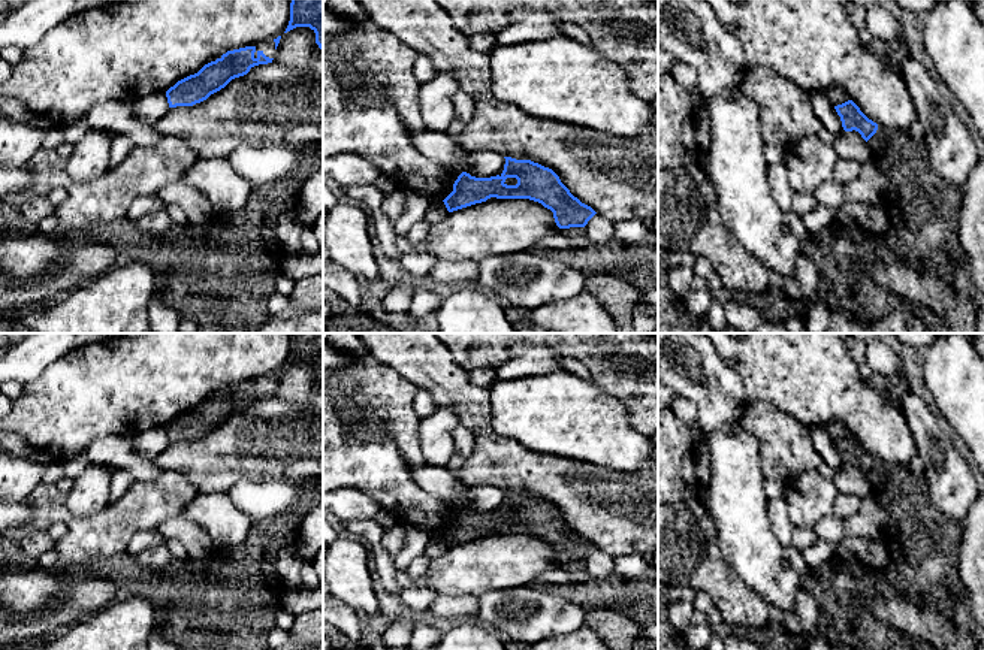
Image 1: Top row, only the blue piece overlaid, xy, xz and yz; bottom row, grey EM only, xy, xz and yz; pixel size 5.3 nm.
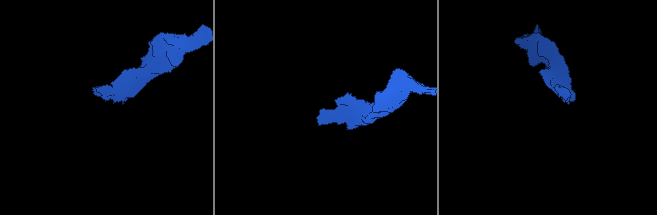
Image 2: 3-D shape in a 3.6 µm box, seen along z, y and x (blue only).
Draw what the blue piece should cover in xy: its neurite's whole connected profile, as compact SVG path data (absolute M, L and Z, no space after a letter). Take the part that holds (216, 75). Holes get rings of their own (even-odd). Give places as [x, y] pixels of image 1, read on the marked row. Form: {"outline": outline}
{"outline": "M281 36L227 51L215 61L205 64L197 73L178 81L166 91L169 108L193 106L224 88L232 79L244 76L251 67L272 63Z"}

